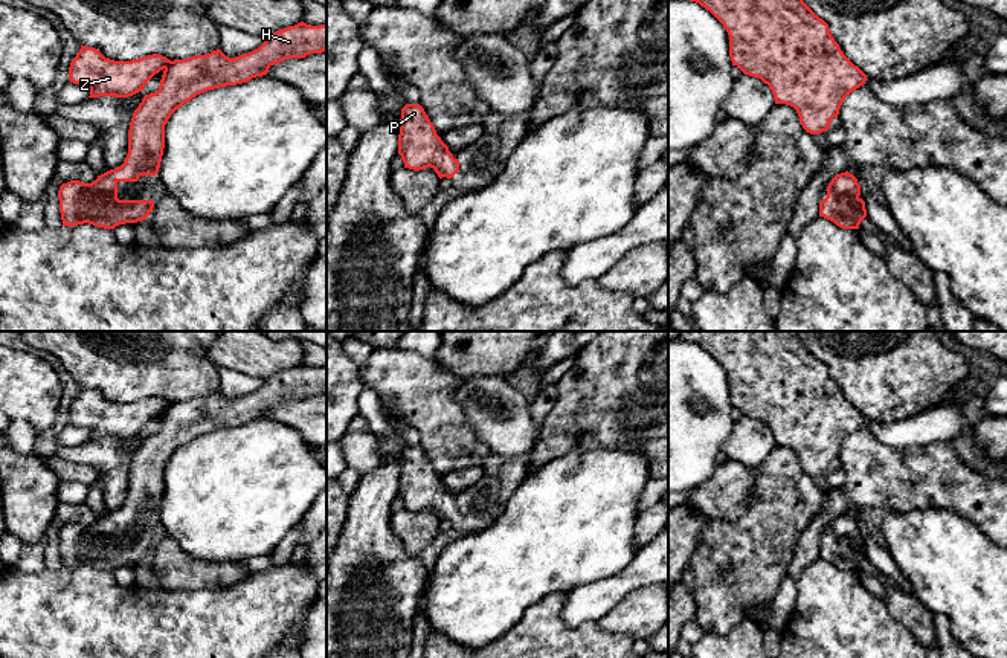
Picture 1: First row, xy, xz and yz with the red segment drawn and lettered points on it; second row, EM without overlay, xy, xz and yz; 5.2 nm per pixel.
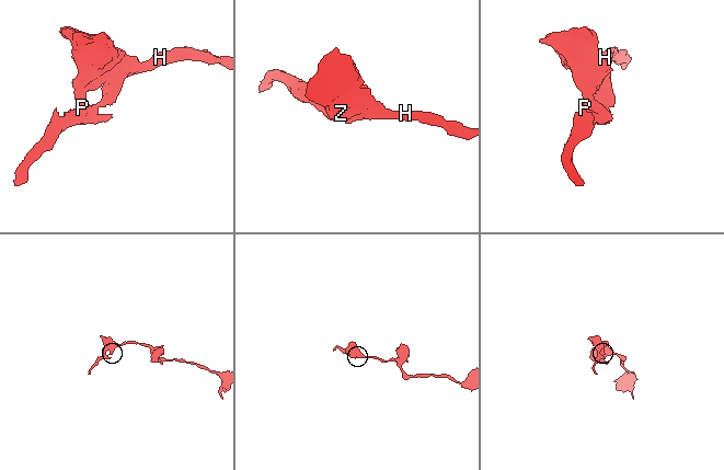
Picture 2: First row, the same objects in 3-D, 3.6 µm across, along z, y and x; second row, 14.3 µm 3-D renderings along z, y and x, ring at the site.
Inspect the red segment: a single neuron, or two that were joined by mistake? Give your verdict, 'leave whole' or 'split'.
leave whole

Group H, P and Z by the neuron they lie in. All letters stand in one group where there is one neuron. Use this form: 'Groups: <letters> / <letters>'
Groups: H P Z

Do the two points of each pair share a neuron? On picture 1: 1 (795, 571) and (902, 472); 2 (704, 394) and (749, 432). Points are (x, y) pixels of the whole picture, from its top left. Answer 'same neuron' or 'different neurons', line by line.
1: same neuron
2: different neurons

